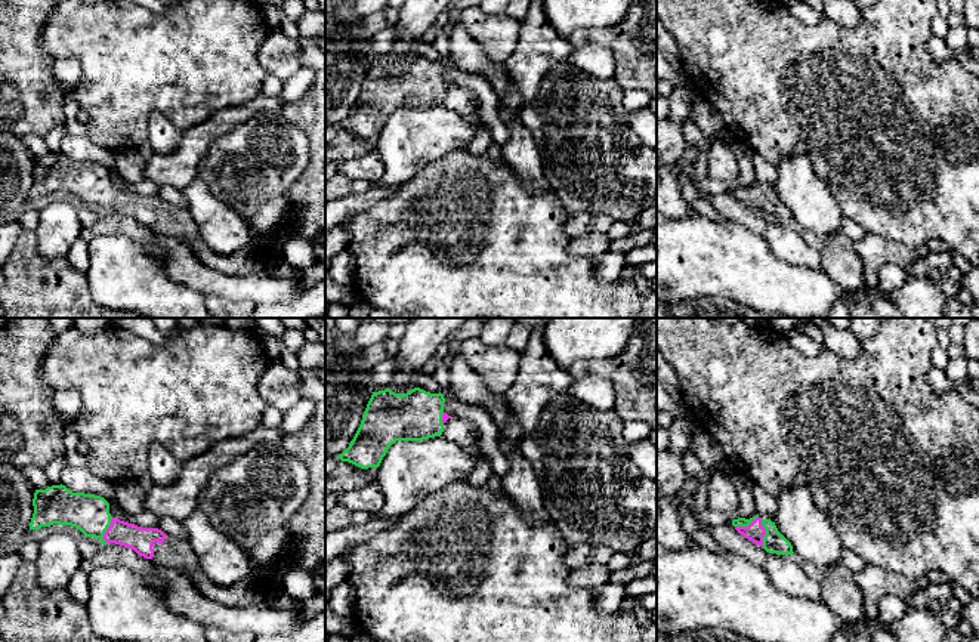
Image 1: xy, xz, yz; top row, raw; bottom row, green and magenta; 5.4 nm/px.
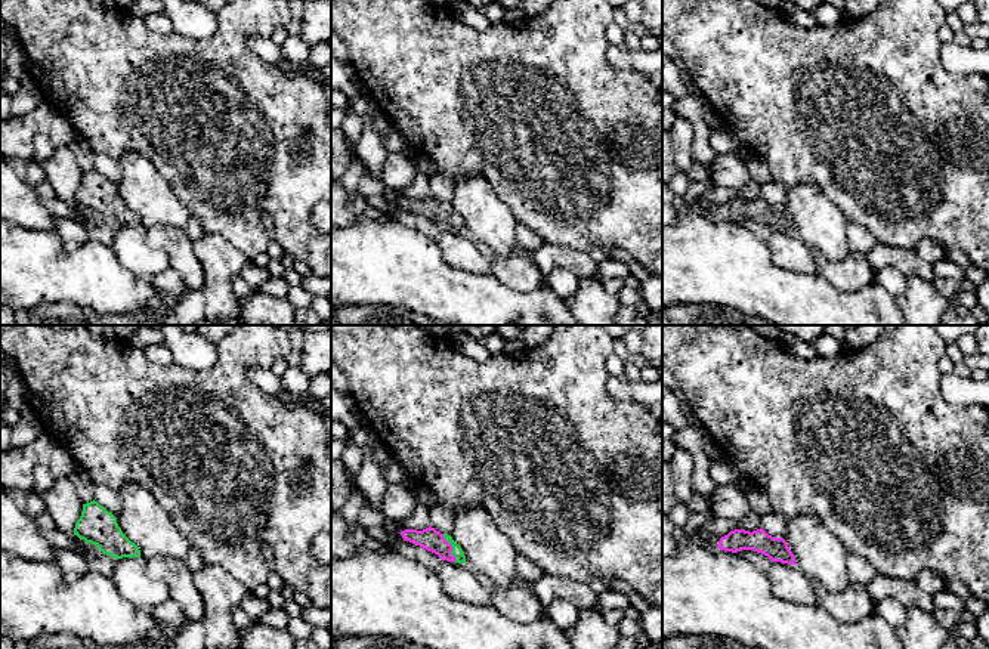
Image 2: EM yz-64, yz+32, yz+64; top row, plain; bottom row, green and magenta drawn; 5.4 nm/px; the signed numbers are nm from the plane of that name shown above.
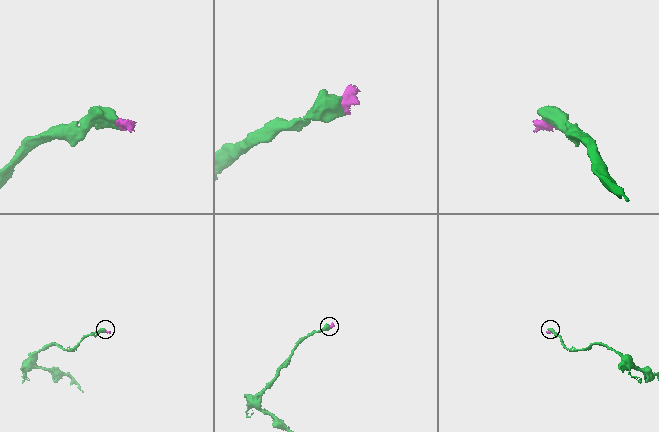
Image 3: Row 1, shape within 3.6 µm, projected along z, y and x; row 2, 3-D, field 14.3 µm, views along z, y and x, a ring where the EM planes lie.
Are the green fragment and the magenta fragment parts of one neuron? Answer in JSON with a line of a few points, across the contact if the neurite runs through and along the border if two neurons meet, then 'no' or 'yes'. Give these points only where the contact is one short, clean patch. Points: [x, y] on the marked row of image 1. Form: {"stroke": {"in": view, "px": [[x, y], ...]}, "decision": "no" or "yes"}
{"stroke": {"in": "yz", "px": [[774, 542], [766, 533], [754, 531]]}, "decision": "yes"}

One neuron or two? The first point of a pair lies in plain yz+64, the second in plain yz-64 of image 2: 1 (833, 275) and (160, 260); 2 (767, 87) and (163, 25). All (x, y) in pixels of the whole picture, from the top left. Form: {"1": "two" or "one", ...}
{"1": "two", "2": "two"}

